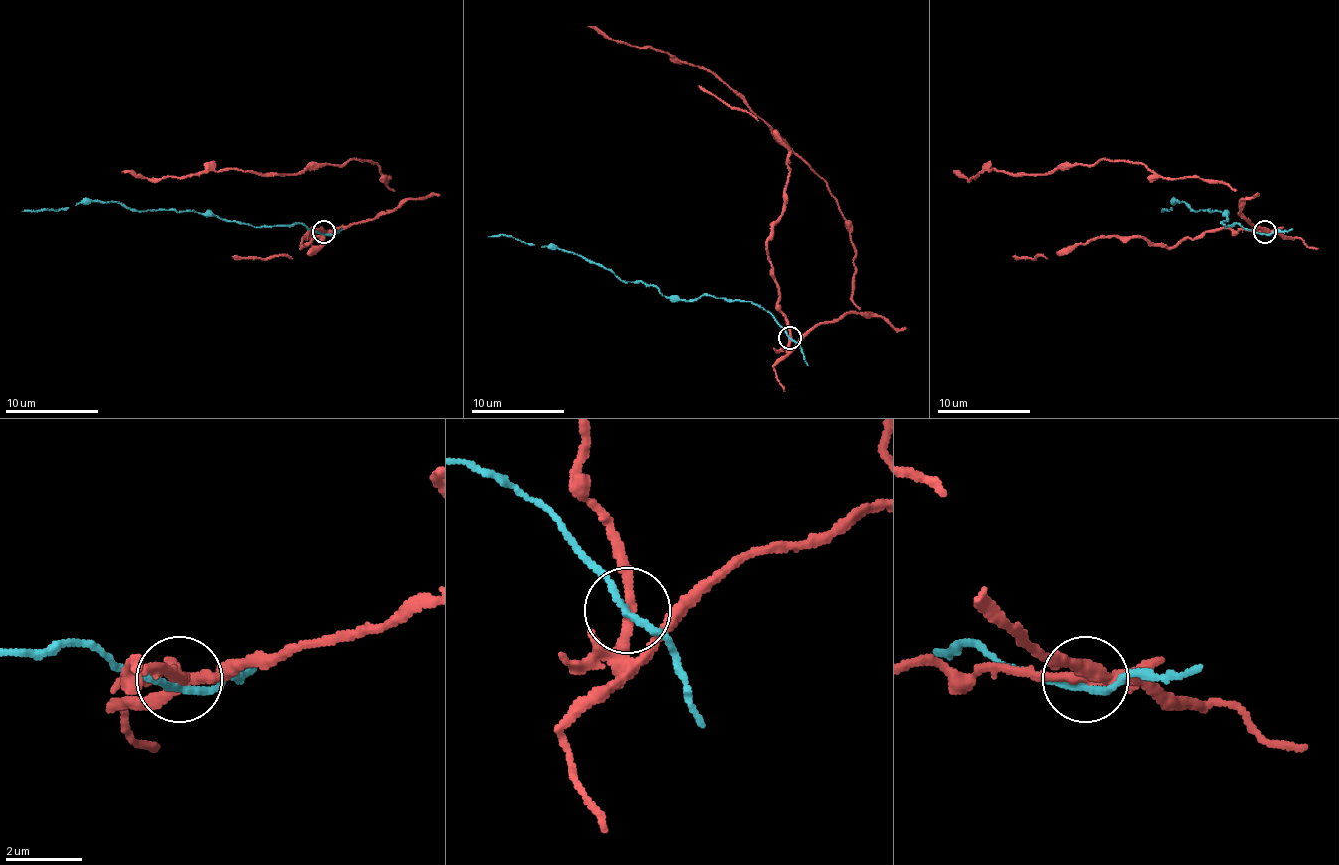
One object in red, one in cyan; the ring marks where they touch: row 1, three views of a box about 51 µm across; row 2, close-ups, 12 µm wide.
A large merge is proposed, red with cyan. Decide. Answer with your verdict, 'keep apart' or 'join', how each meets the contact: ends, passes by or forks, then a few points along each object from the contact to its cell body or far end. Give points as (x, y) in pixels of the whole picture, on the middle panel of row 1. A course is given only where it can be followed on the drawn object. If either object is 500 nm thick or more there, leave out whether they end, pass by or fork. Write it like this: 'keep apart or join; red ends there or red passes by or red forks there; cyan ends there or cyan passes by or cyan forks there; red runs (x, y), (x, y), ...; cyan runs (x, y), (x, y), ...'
keep apart; red passes by; cyan passes by; red runs (790, 337), (792, 348), (822, 323), (867, 314), (853, 300), (855, 244), (836, 197), (711, 72), (588, 26); cyan runs (790, 337), (767, 311), (750, 302), (665, 297), (653, 286), (620, 281), (574, 253), (504, 235), (488, 237)

